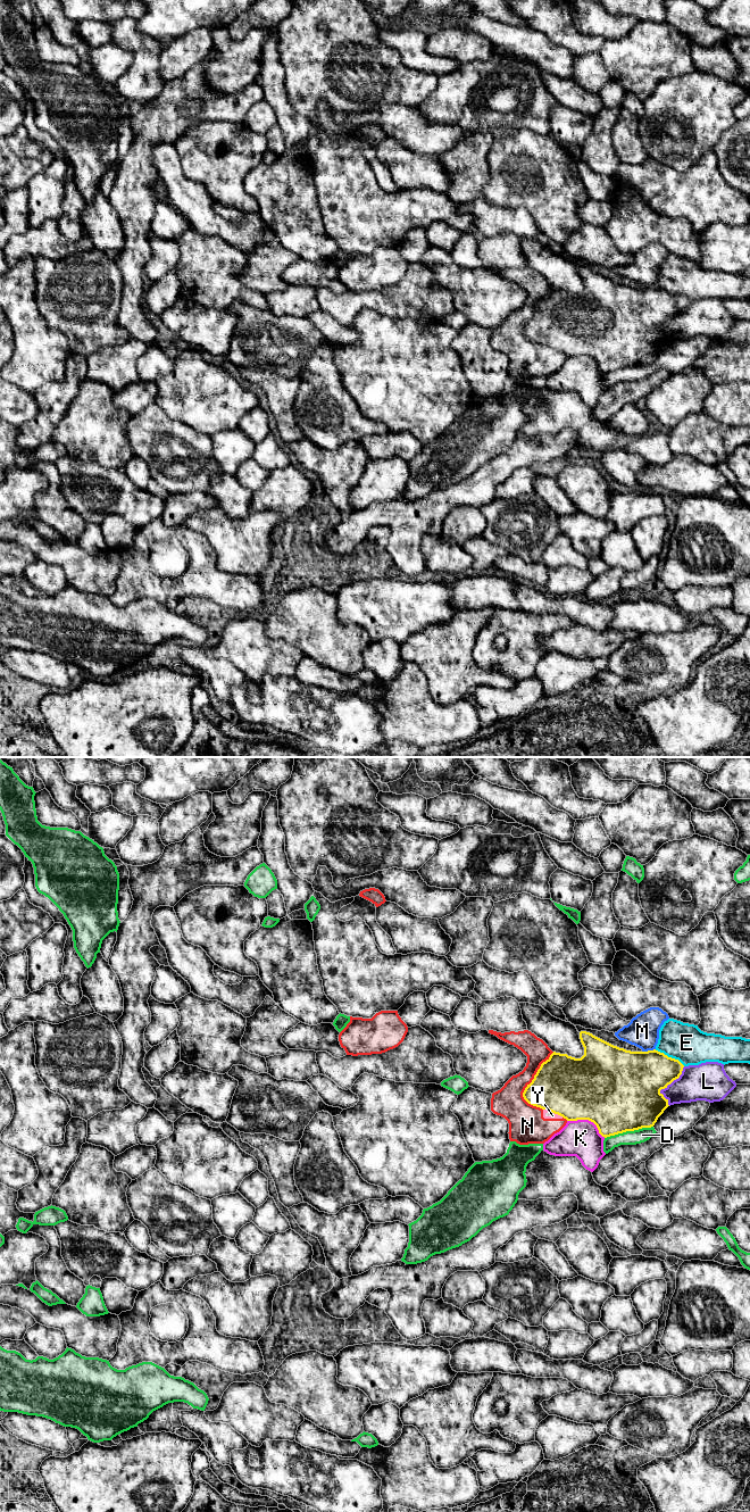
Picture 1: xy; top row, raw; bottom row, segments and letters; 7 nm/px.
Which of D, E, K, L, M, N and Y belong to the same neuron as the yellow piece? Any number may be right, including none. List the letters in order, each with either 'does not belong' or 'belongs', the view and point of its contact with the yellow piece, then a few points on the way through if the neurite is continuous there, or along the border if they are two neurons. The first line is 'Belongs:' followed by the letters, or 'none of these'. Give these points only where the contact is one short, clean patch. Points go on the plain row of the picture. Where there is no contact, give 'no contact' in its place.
Belongs: none of these
D: does not belong | xy (628, 366)
E: does not belong | xy (669, 293)
K: does not belong | xy (588, 355)
L: does not belong | xy (667, 321)
M: does not belong | xy (648, 287)
N: does not belong | xy (528, 321)
Y: does not belong | xy (553, 348) | along xy (543, 345), (563, 352)

